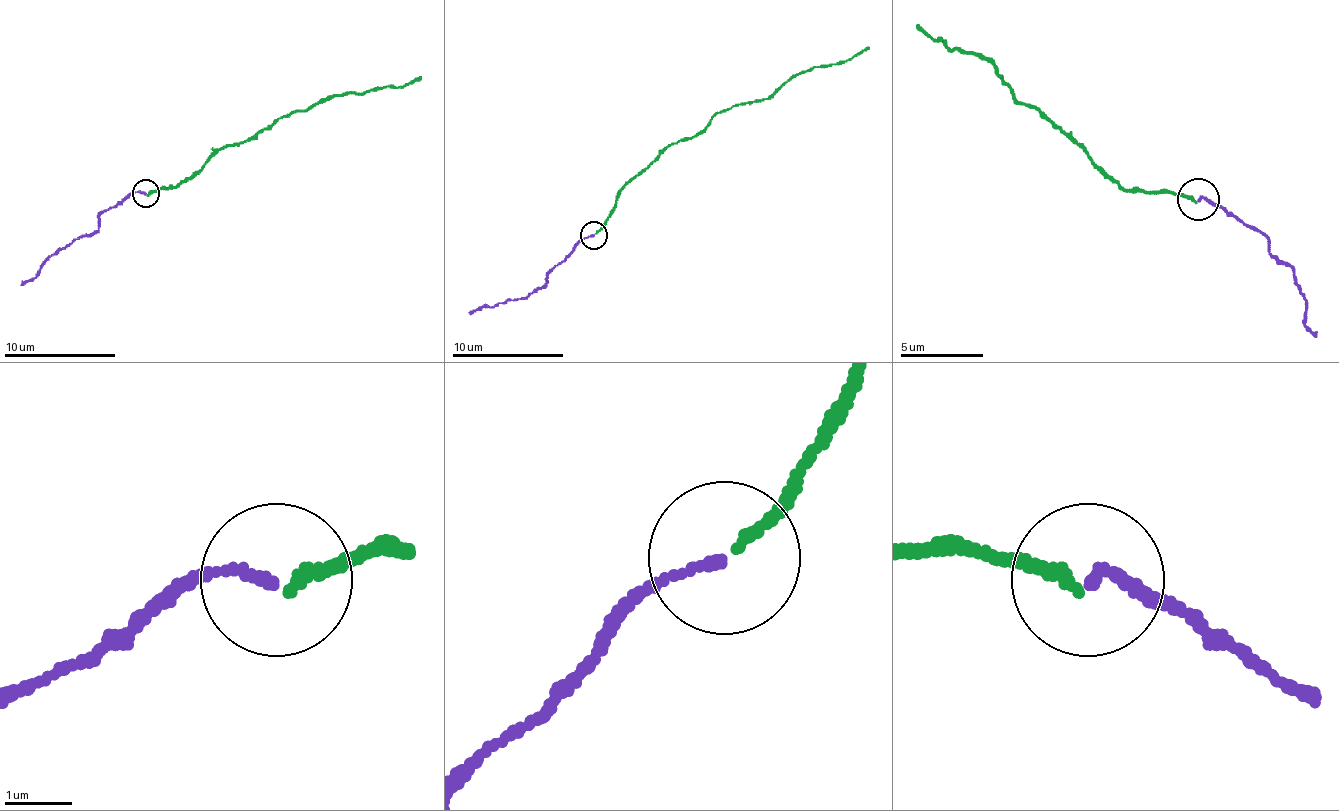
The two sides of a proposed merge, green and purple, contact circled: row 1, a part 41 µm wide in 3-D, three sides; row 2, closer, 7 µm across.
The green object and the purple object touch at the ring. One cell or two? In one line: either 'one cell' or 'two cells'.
one cell

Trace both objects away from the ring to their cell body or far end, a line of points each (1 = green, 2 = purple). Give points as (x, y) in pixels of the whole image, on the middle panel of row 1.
1: (596, 233), (626, 185), (668, 146), (693, 138), (734, 105), (773, 96), (793, 77), (851, 60), (868, 46)
2: (593, 235), (573, 249), (540, 288), (493, 308), (468, 313)

